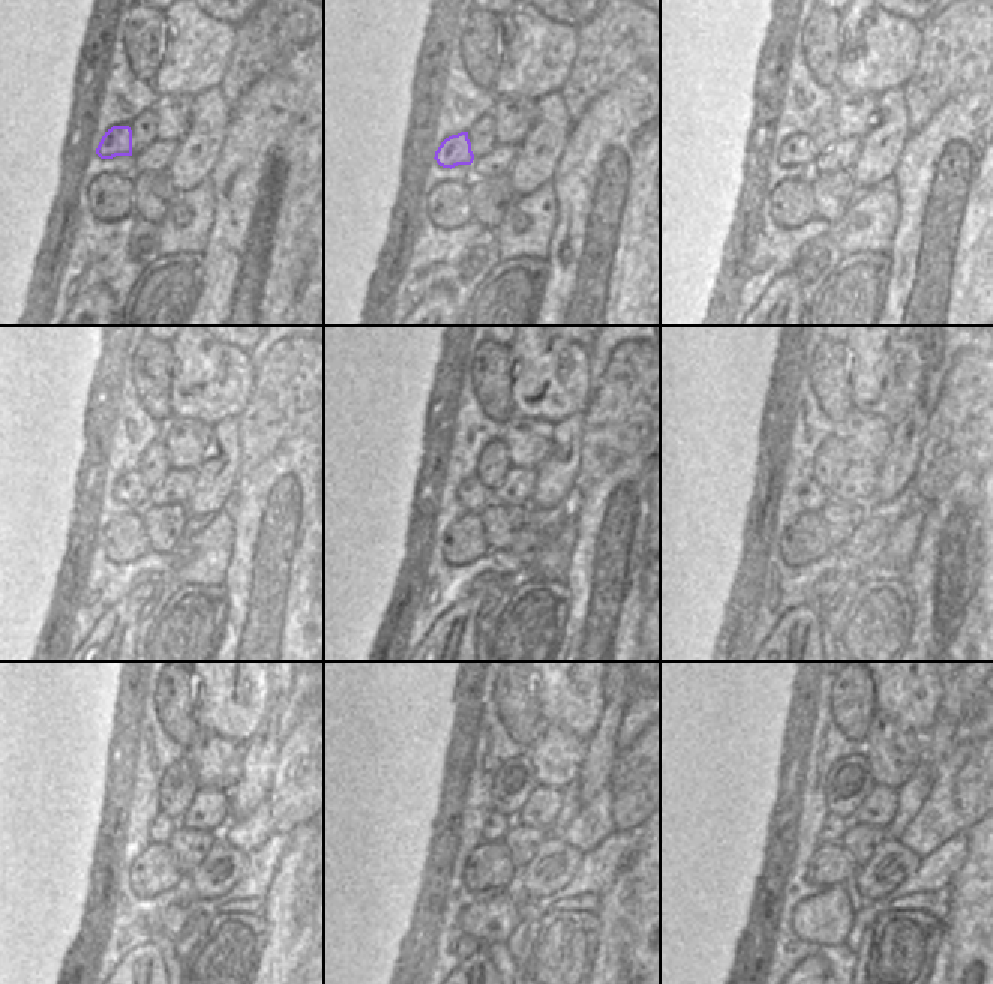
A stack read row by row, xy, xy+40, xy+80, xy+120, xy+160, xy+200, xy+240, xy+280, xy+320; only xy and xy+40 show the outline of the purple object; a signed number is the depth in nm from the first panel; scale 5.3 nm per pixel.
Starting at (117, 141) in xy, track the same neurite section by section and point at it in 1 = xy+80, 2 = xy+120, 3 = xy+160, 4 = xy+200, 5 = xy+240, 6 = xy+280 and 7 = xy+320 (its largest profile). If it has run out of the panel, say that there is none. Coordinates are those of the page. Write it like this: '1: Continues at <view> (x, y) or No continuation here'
1: Continues at xy+80 (795, 150)
2: Continues at xy+120 (129, 489)
3: Continues at xy+160 (473, 495)
4: Continues at xy+200 (813, 497)
5: Continues at xy+240 (161, 828)
6: Continues at xy+280 (497, 825)
7: Continues at xy+320 (834, 827).

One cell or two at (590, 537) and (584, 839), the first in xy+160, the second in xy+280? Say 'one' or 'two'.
two

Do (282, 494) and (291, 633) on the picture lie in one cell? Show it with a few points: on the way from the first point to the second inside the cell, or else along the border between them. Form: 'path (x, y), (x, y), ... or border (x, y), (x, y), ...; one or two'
path (282, 528), (282, 599); one

